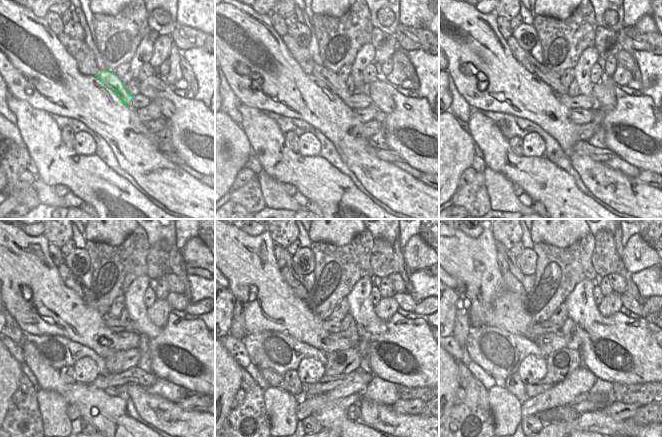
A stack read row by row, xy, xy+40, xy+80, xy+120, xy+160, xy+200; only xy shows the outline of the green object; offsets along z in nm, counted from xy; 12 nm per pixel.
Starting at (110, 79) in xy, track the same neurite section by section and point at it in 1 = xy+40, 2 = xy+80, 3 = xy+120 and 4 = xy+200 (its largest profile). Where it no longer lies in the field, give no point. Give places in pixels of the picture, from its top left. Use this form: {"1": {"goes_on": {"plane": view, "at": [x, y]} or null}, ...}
{"1": {"goes_on": {"plane": "xy+40", "at": [331, 79]}}, "2": {"goes_on": {"plane": "xy+80", "at": [553, 80]}}, "3": {"goes_on": {"plane": "xy+120", "at": [85, 290]}}, "4": {"goes_on": {"plane": "xy+200", "at": [507, 253]}}}

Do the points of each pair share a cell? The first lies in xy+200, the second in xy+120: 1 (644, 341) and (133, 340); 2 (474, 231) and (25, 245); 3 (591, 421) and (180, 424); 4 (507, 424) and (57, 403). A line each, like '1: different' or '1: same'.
1: different
2: different
3: same
4: same

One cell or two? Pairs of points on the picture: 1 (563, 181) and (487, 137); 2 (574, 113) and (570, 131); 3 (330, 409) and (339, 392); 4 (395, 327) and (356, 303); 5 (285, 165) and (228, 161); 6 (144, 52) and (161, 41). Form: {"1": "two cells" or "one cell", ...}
{"1": "one cell", "2": "two cells", "3": "two cells", "4": "one cell", "5": "two cells", "6": "two cells"}

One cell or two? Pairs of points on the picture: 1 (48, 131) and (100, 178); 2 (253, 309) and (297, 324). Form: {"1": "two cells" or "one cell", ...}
{"1": "one cell", "2": "one cell"}

